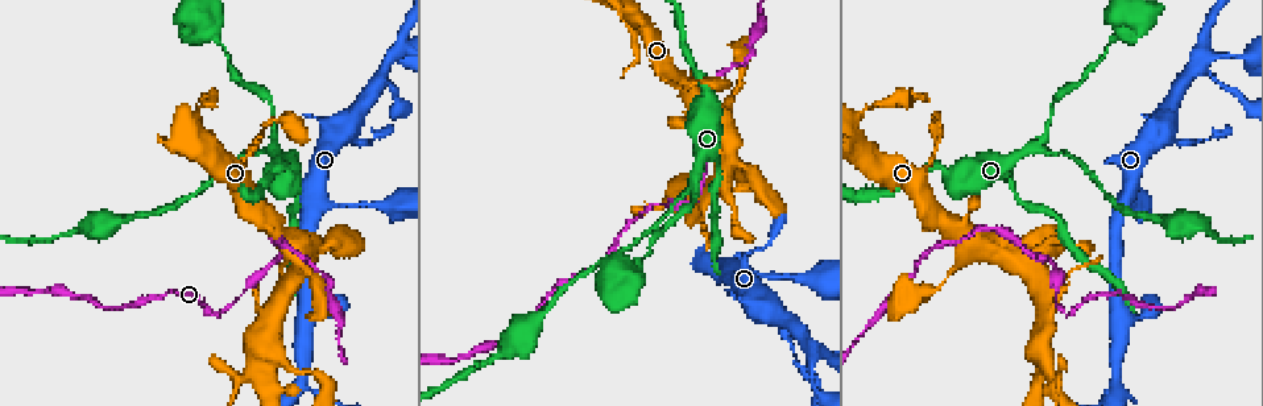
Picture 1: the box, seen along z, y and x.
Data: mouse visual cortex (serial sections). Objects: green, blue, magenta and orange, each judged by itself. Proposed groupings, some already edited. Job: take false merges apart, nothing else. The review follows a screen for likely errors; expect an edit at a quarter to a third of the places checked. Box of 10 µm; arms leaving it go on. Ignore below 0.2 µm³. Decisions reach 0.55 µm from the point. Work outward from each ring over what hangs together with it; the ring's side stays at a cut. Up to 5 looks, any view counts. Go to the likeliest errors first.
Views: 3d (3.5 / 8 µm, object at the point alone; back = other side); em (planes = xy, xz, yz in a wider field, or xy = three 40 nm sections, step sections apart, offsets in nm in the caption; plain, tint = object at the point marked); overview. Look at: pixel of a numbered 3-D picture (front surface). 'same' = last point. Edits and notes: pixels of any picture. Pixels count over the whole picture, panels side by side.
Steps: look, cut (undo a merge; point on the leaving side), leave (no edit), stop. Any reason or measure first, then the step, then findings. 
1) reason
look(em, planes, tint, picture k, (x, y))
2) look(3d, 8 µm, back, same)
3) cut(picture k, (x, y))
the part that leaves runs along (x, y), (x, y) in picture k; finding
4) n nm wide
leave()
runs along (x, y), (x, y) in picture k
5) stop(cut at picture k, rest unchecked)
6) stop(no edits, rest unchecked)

sharp bend
look(3d, 8 µm, back, picture 1, (218, 314))

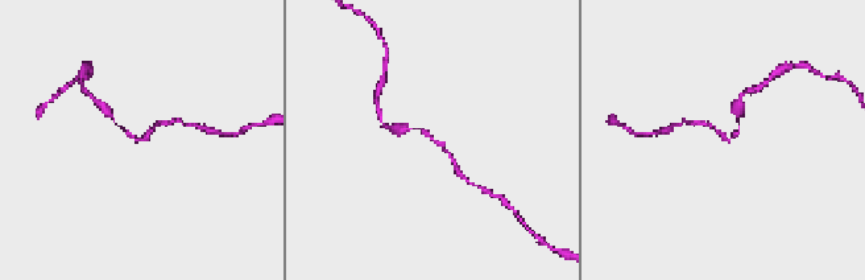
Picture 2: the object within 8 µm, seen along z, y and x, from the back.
look(em, xy, step 2, tint, same)

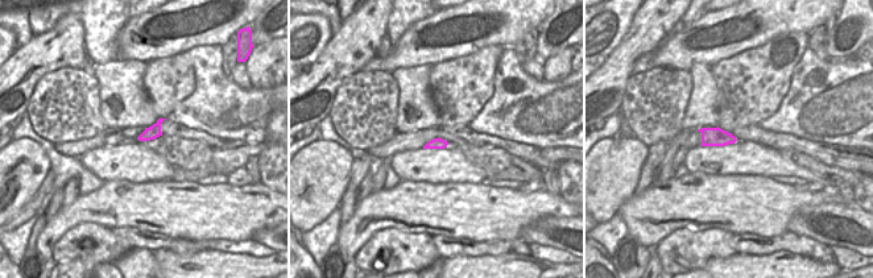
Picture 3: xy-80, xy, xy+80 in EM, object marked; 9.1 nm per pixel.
leave()
runs along (452, 160), (421, 130), (402, 128) in picture 2; all the same cell

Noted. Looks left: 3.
three arms meet
look(3d, 3.5 µm, picture 1, (692, 181))

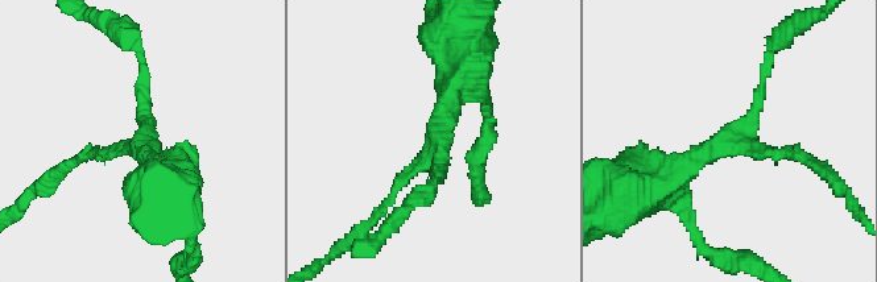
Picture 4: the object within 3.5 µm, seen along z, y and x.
look(em, xy, step 1, tint, picture 4, (141, 142))

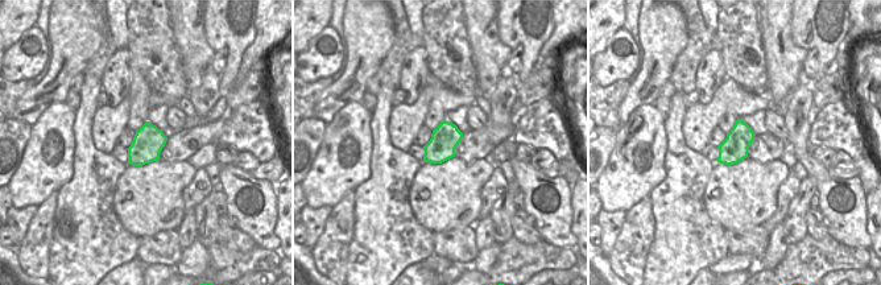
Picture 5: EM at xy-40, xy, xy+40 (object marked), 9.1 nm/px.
another direction
look(em, xy, step 5, tint, same)

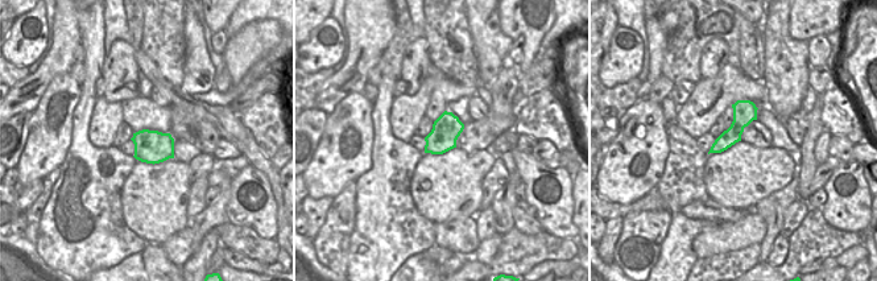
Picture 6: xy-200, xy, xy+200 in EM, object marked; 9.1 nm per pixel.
arms of 100, 150, 350 nm
leave()
runs along (664, 178), (732, 141), (756, 110), (765, 65) in picture 4; one cell here

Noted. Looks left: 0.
stop(no edits, rest unchecked)

